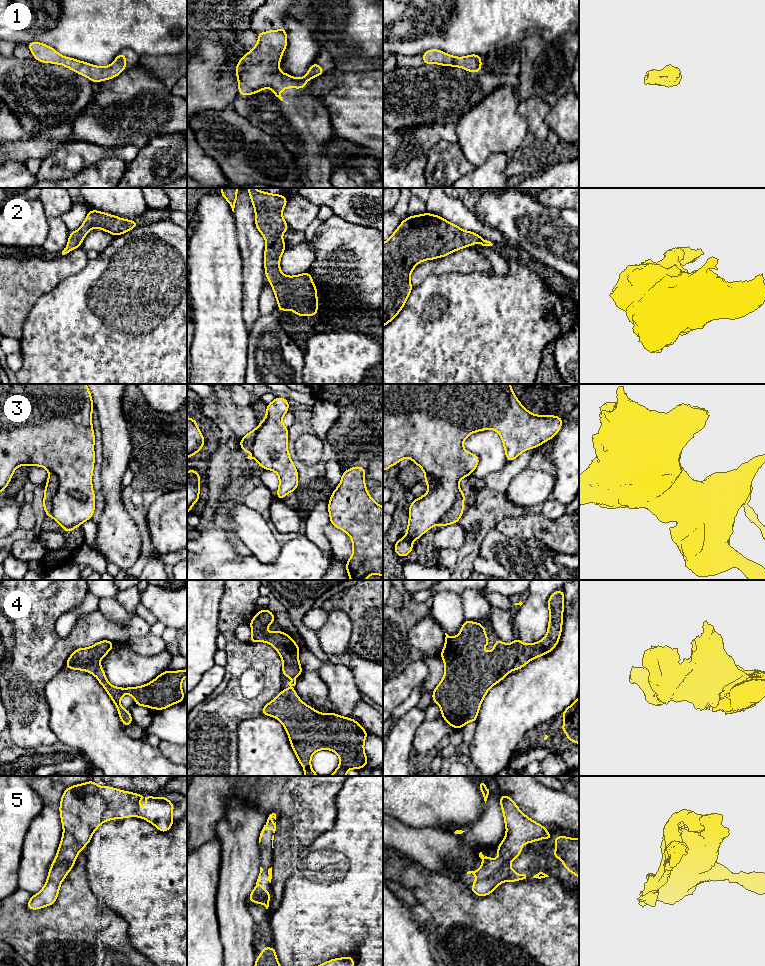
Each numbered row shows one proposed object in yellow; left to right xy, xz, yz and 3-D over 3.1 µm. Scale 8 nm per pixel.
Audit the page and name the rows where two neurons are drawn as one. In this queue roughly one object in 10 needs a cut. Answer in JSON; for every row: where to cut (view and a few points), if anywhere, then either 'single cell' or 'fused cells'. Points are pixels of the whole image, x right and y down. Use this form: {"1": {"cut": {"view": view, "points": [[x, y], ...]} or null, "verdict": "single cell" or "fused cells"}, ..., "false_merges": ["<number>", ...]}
{"1": {"cut": null, "verdict": "single cell"}, "2": {"cut": null, "verdict": "single cell"}, "3": {"cut": {"view": "xy", "points": [[49, 470], [58, 479], [58, 489], [52, 499], [51, 516]]}, "verdict": "fused cells"}, "4": {"cut": null, "verdict": "single cell"}, "5": {"cut": null, "verdict": "single cell"}, "false_merges": ["3"]}

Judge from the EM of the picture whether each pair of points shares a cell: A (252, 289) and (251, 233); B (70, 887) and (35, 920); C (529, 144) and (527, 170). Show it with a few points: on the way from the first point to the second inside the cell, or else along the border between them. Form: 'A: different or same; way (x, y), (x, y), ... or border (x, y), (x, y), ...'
A: same; way (252, 275), (252, 247)
B: same; way (68, 898), (46, 920)
C: same; way (529, 150), (527, 164)

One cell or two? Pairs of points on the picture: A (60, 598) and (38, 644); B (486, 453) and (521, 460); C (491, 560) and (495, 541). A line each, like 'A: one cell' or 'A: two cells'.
A: one cell
B: two cells
C: one cell

